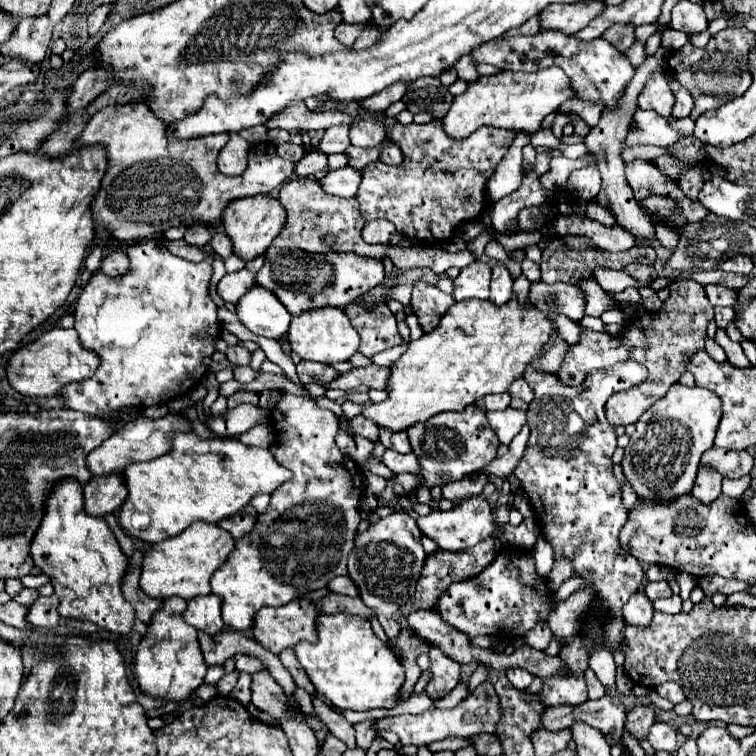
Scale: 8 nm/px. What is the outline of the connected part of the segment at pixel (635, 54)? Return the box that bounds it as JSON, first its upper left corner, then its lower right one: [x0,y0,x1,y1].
[624,42,644,68]

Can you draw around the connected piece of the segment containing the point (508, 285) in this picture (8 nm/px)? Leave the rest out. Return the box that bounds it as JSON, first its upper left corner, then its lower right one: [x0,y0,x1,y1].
[490,266,512,306]

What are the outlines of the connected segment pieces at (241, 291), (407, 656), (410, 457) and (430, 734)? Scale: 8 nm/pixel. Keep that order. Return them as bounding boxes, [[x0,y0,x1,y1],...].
[[218,256,264,304],[390,612,430,700],[382,450,420,474],[378,680,502,746]]

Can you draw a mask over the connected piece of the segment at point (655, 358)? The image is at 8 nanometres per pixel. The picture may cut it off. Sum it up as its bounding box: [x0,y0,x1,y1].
[558,280,714,426]

